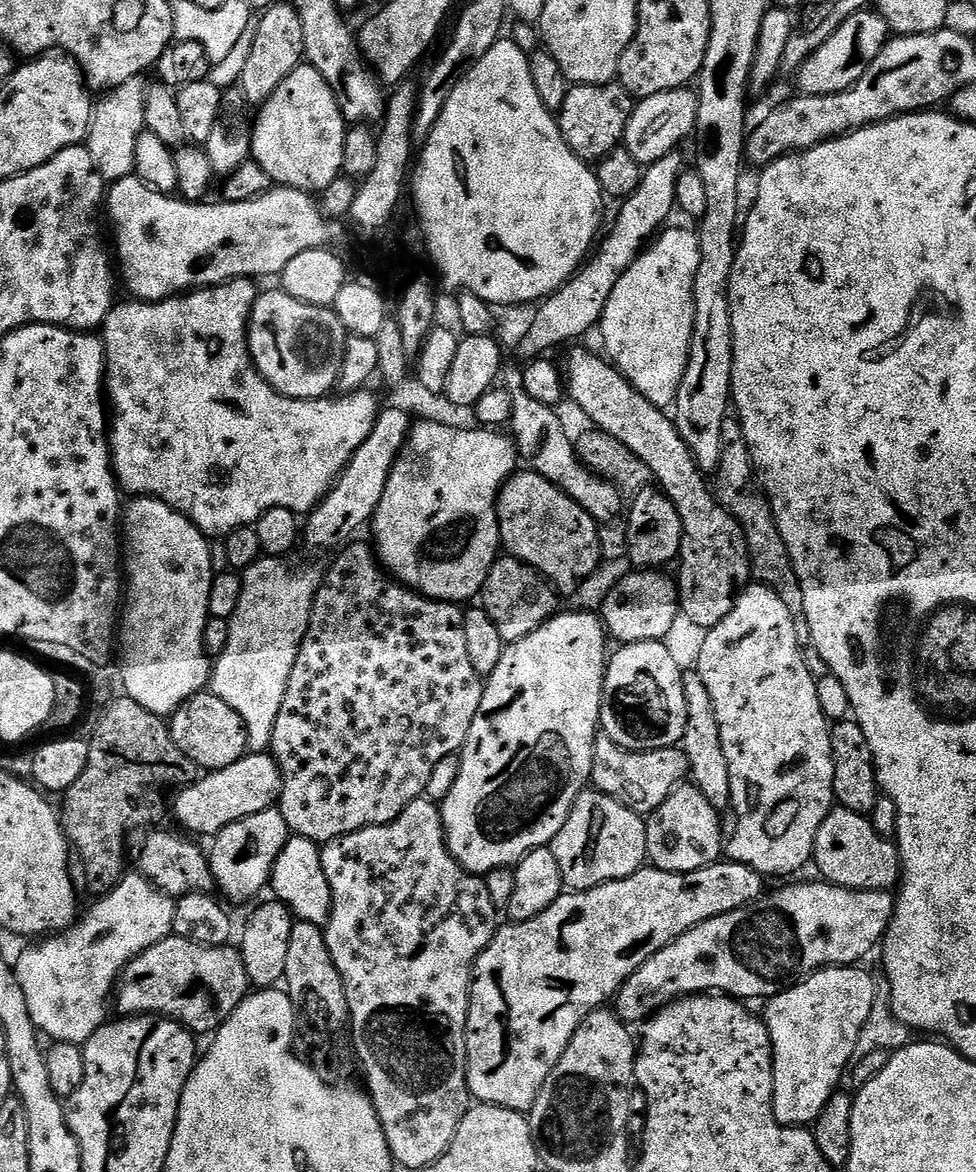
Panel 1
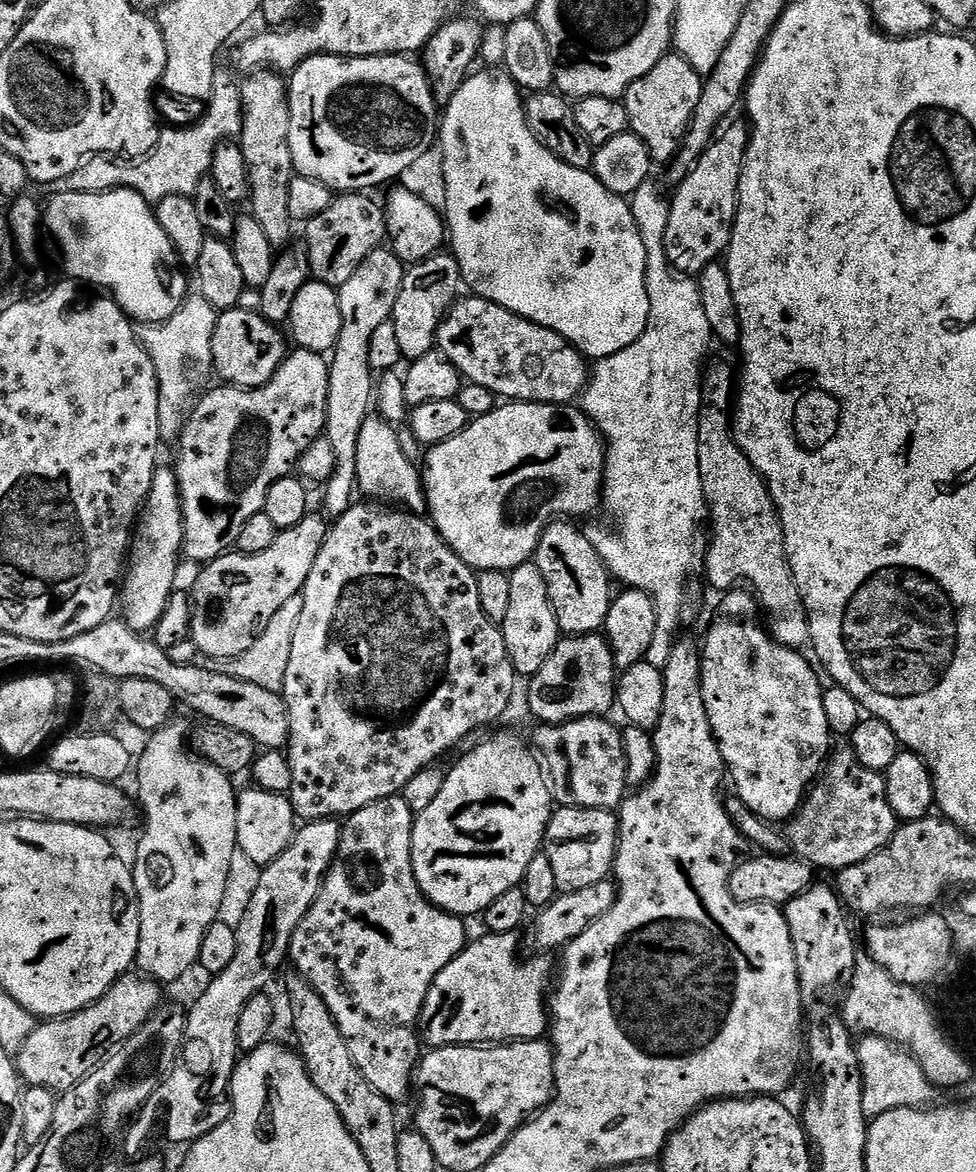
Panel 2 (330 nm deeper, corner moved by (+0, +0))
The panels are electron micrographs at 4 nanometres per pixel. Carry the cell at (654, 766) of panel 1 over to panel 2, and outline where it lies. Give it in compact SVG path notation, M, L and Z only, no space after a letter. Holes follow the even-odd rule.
M587 716L565 724L540 724L537 732L530 736L531 743L546 769L553 797L570 808L619 809L630 792L626 774L626 750L624 733L603 716Z

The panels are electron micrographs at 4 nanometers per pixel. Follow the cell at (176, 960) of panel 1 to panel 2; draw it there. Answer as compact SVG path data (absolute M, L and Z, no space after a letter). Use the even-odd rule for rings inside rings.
M143 974L123 976L98 1002L78 1010L73 1016L62 1016L37 1023L26 1038L22 1050L14 1057L21 1081L33 1088L51 1088L63 1094L99 1068L106 1057L129 1040L156 1009L161 1007L161 985Z

